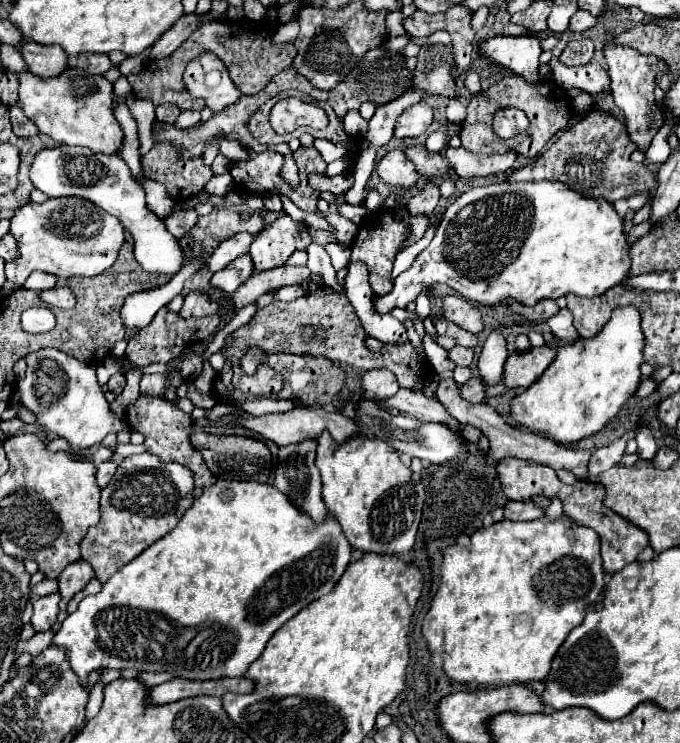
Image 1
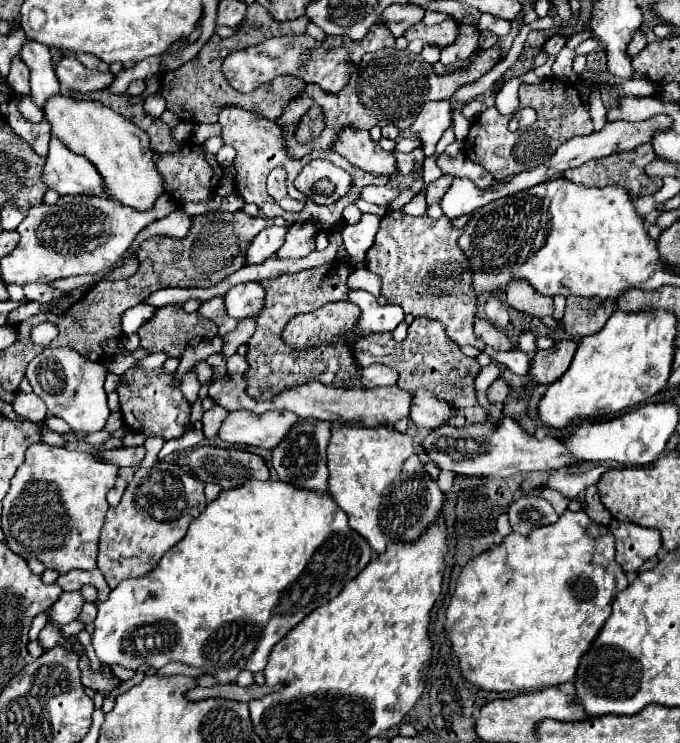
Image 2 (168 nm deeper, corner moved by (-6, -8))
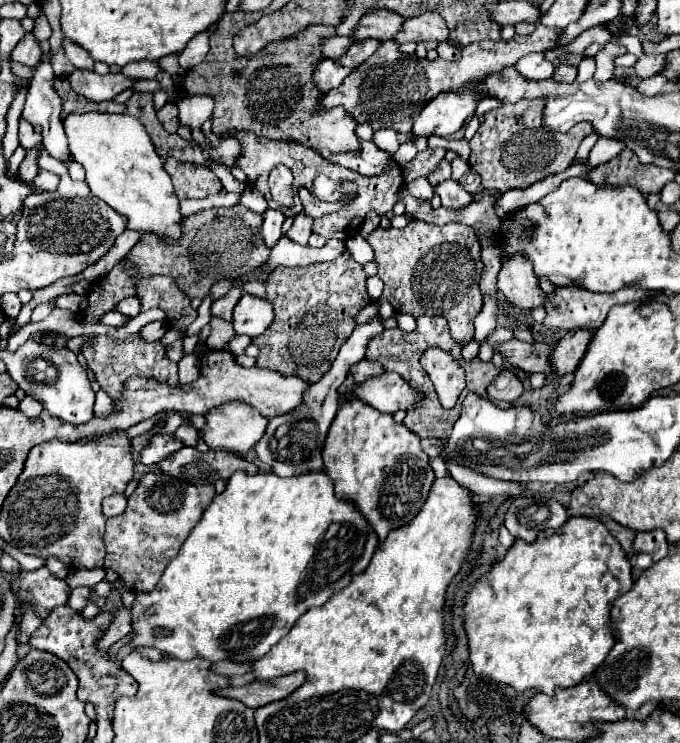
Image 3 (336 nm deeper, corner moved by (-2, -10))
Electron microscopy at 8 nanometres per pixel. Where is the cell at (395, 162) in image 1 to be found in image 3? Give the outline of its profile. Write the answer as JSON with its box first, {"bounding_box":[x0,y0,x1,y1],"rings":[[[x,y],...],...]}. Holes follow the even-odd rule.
{"bounding_box":[181,14,361,154],"rings":[[[225,14],[219,22],[215,32],[211,34],[211,50],[207,54],[207,58],[191,68],[183,82],[181,88],[185,90],[185,94],[205,94],[211,96],[215,100],[215,110],[211,116],[211,126],[213,132],[223,136],[229,130],[249,130],[253,134],[261,134],[265,138],[273,138],[273,140],[289,140],[289,142],[297,142],[305,148],[311,150],[331,150],[333,154],[339,152],[359,152],[361,150],[361,140],[357,136],[357,122],[351,114],[345,112],[345,108],[333,108],[333,110],[315,110],[317,106],[317,98],[321,96],[321,92],[313,86],[311,74],[313,74],[313,62],[317,62],[317,58],[321,58],[321,38],[325,36],[335,36],[335,28],[333,26],[307,26],[305,30],[301,30],[299,34],[285,38],[285,40],[277,40],[267,44],[267,48],[259,50],[257,54],[249,54],[249,56],[239,56],[233,50],[233,40],[235,32],[231,32],[231,14]],[[233,72],[243,72],[241,78],[235,78]]]}

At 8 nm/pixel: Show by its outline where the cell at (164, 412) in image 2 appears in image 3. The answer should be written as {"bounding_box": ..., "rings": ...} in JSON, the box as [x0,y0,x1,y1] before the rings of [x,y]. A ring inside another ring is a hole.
{"bounding_box":[81,334,177,400],"rings":[[[137,334],[125,340],[125,346],[119,346],[119,342],[107,340],[105,336],[99,336],[95,342],[91,342],[93,350],[83,350],[81,354],[85,356],[91,372],[95,374],[101,390],[105,390],[109,394],[111,400],[119,400],[125,388],[125,382],[129,378],[157,378],[159,384],[167,384],[167,386],[177,386],[177,364],[167,360],[165,356],[165,348],[161,346],[161,342],[153,342],[153,344],[145,344]]]}

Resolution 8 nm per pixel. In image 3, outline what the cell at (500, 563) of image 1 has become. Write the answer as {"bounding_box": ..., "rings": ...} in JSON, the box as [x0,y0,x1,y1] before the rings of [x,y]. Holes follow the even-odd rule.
{"bounding_box":[463,516,633,694],"rings":[[[571,516],[561,528],[547,530],[535,542],[515,540],[505,558],[485,572],[473,590],[463,598],[465,634],[473,672],[499,684],[513,686],[517,692],[537,688],[553,694],[555,688],[569,688],[591,674],[613,646],[609,610],[613,600],[633,586],[631,564],[617,540],[605,530],[603,522],[587,516]]]}

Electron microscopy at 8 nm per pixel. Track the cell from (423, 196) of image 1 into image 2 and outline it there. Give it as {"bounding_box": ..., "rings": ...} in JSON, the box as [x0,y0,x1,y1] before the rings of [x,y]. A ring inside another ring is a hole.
{"bounding_box":[425,174,453,206],"rings":[[[445,174],[445,176],[441,176],[439,180],[427,184],[427,188],[425,188],[425,200],[427,200],[427,204],[429,204],[429,206],[439,204],[441,198],[443,198],[443,194],[447,192],[447,188],[449,188],[451,182],[453,182],[453,178]]]}

